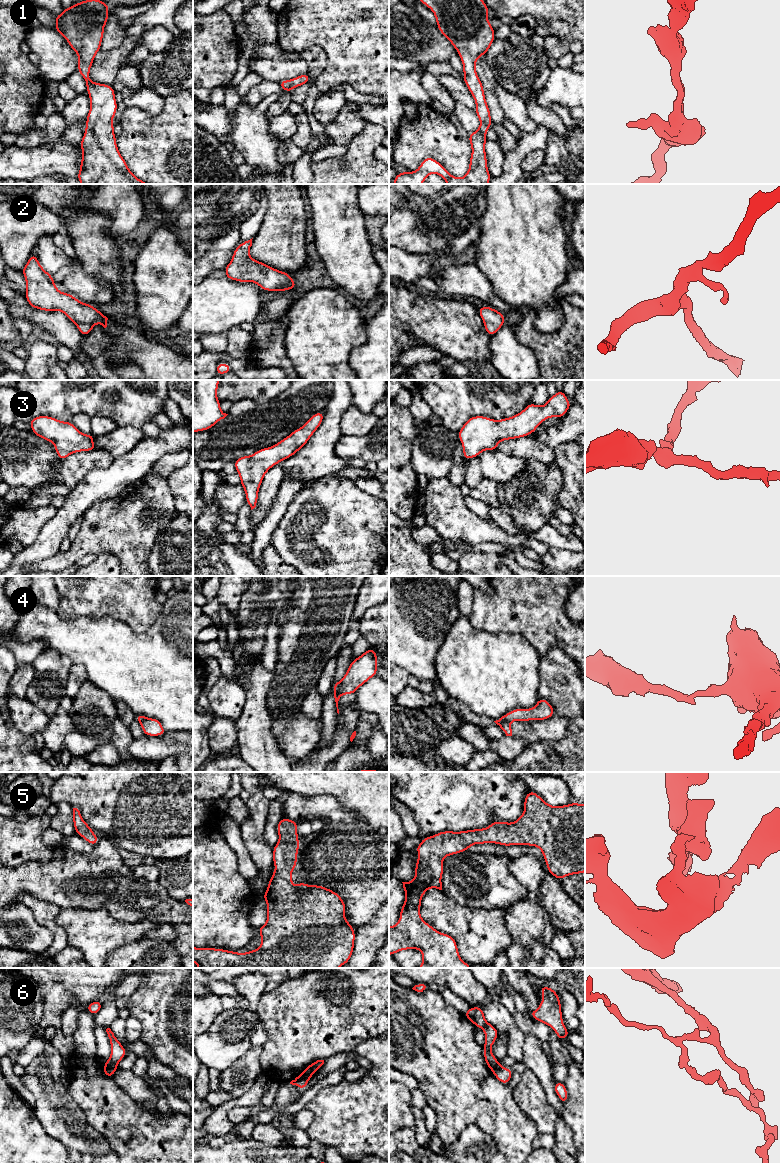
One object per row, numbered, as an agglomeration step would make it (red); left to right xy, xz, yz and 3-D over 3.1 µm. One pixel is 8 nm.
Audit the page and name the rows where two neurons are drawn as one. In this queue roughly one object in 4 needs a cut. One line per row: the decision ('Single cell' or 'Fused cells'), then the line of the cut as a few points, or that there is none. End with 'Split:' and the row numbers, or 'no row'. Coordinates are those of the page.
1: Single cell. No split
2: Single cell. No split
3: Single cell. No split
4: Fused cells. Split along xz (338, 683), (338, 691), (341, 694)
5: Single cell. No split
6: Fused cells. Split along xy (104, 1065), (115, 1069)
Split: 4, 6

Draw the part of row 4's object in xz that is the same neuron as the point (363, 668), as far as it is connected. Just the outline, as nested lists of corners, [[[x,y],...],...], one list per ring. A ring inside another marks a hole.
[[[369,648],[352,660],[344,677],[339,681],[341,695],[355,694],[360,686],[377,675],[377,653]]]

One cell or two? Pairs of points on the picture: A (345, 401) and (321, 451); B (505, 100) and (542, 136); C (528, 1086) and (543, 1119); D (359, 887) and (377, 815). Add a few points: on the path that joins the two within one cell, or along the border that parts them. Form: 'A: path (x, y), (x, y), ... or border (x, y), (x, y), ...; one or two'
A: path (333, 413), (329, 432), (324, 439); one
B: border (538, 125), (532, 131), (521, 131); two
C: path (529, 1094), (540, 1111); one
D: border (354, 814), (378, 828); two

